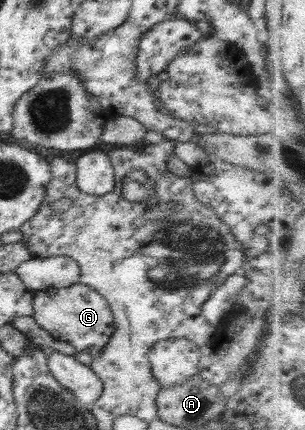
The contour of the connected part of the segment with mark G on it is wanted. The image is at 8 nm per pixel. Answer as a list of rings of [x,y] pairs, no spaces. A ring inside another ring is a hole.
[[[80,281],[61,289],[36,290],[32,298],[32,318],[55,339],[66,341],[77,352],[95,354],[109,341],[114,321],[106,299],[92,287]]]

